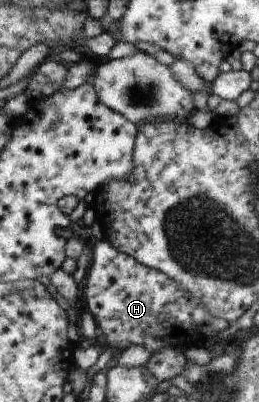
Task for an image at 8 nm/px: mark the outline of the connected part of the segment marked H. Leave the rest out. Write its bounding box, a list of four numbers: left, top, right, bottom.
[82,239,214,354]

